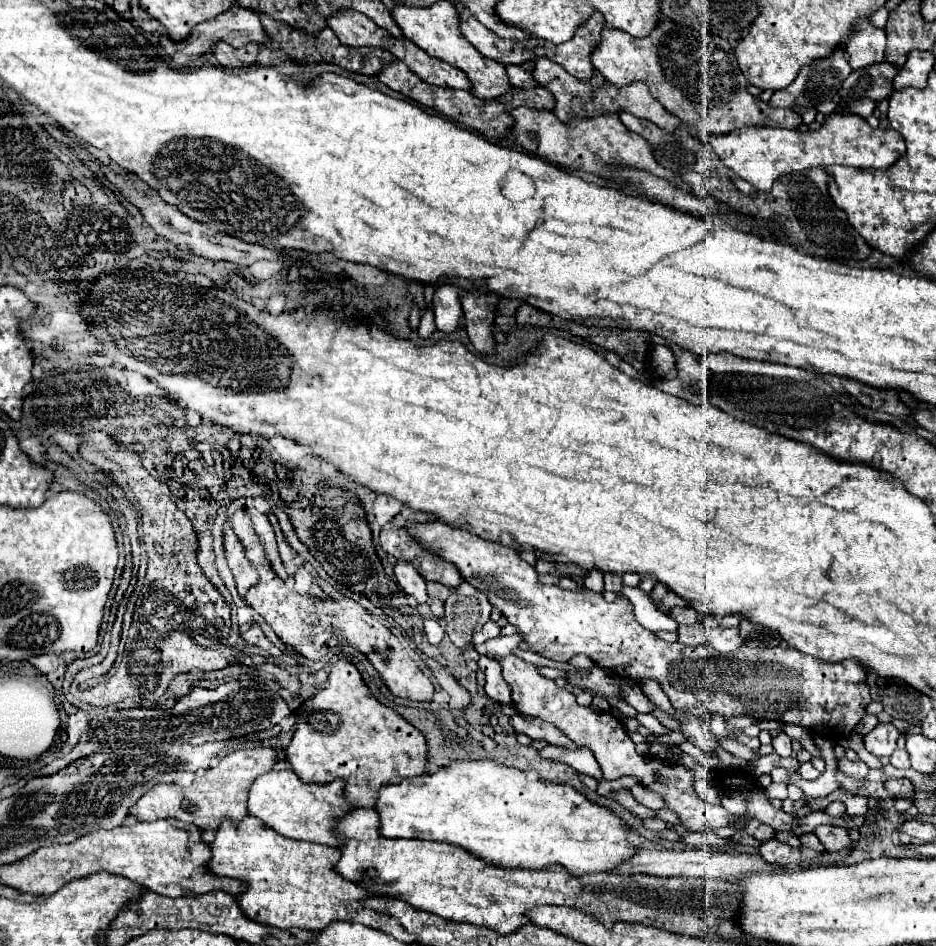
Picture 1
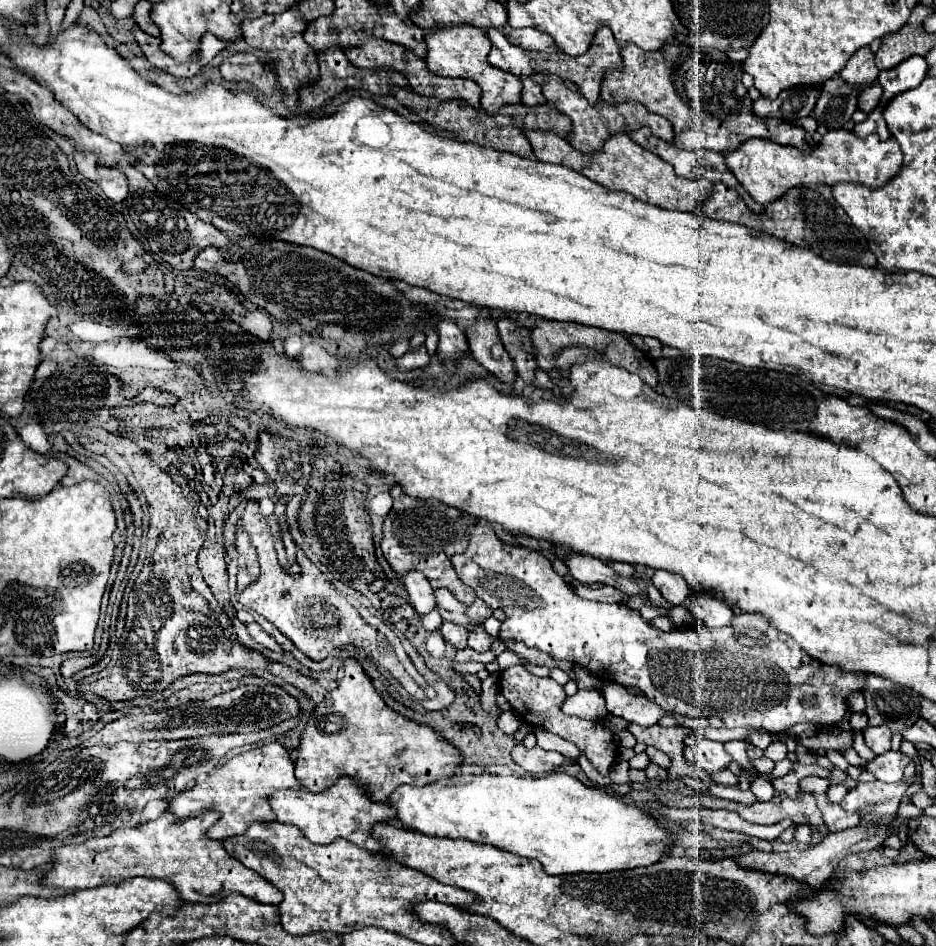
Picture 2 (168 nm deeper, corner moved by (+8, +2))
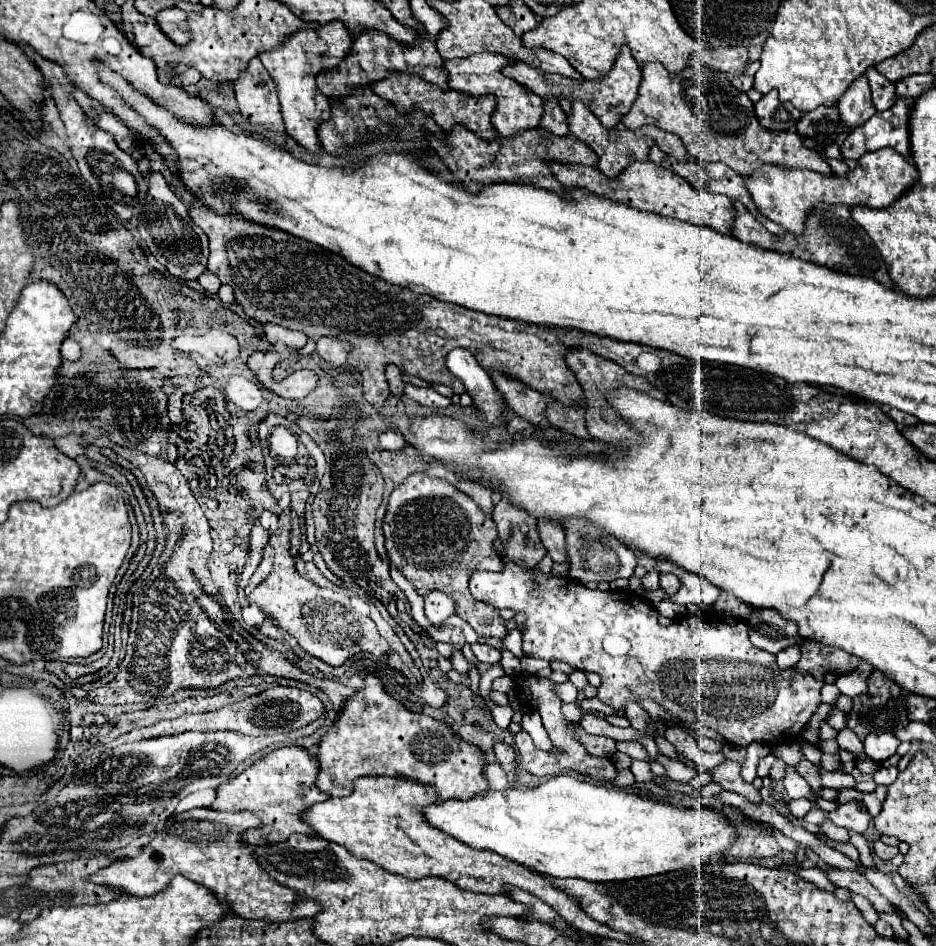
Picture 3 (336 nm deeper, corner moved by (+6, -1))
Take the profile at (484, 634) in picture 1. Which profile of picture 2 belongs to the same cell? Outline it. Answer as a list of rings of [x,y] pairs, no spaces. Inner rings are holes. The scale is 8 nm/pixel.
[[[483,628],[469,634],[469,648],[473,648],[475,652],[487,652],[491,648],[491,642],[493,638]]]

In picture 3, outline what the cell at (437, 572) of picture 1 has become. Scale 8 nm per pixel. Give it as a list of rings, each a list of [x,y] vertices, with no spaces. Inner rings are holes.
[[[417,471],[417,473],[409,475],[399,487],[393,489],[393,493],[389,497],[385,521],[383,521],[383,531],[385,531],[385,549],[387,549],[393,565],[403,573],[405,579],[409,579],[415,585],[419,595],[425,595],[433,589],[443,591],[445,595],[455,597],[457,615],[461,619],[465,619],[481,637],[501,639],[507,635],[507,627],[505,627],[505,621],[499,617],[499,611],[491,605],[485,605],[485,603],[473,599],[469,585],[467,585],[471,571],[477,571],[477,569],[499,571],[503,567],[501,557],[495,553],[495,547],[493,547],[493,543],[497,539],[497,527],[495,527],[493,519],[487,517],[473,503],[471,497],[467,497],[465,493],[455,489],[445,479],[429,477],[423,471]]]

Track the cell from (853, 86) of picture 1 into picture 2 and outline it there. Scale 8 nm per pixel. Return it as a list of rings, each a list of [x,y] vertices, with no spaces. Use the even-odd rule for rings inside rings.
[[[831,78],[831,82],[827,82],[819,92],[813,118],[827,130],[845,128],[851,114],[857,110],[857,96],[859,94],[855,94],[851,86],[843,84],[841,78]]]

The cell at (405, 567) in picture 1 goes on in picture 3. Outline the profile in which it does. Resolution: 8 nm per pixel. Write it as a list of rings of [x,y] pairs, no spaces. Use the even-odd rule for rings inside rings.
[[[441,591],[425,595],[425,615],[433,625],[443,623],[449,615],[455,613],[455,603]]]

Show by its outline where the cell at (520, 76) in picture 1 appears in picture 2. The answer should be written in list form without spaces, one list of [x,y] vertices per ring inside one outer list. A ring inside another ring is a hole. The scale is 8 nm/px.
[[[535,74],[533,78],[521,78],[523,82],[523,102],[529,102],[529,106],[535,106],[535,104],[547,104],[545,96],[541,94],[541,86],[545,84],[543,80],[543,74]]]

